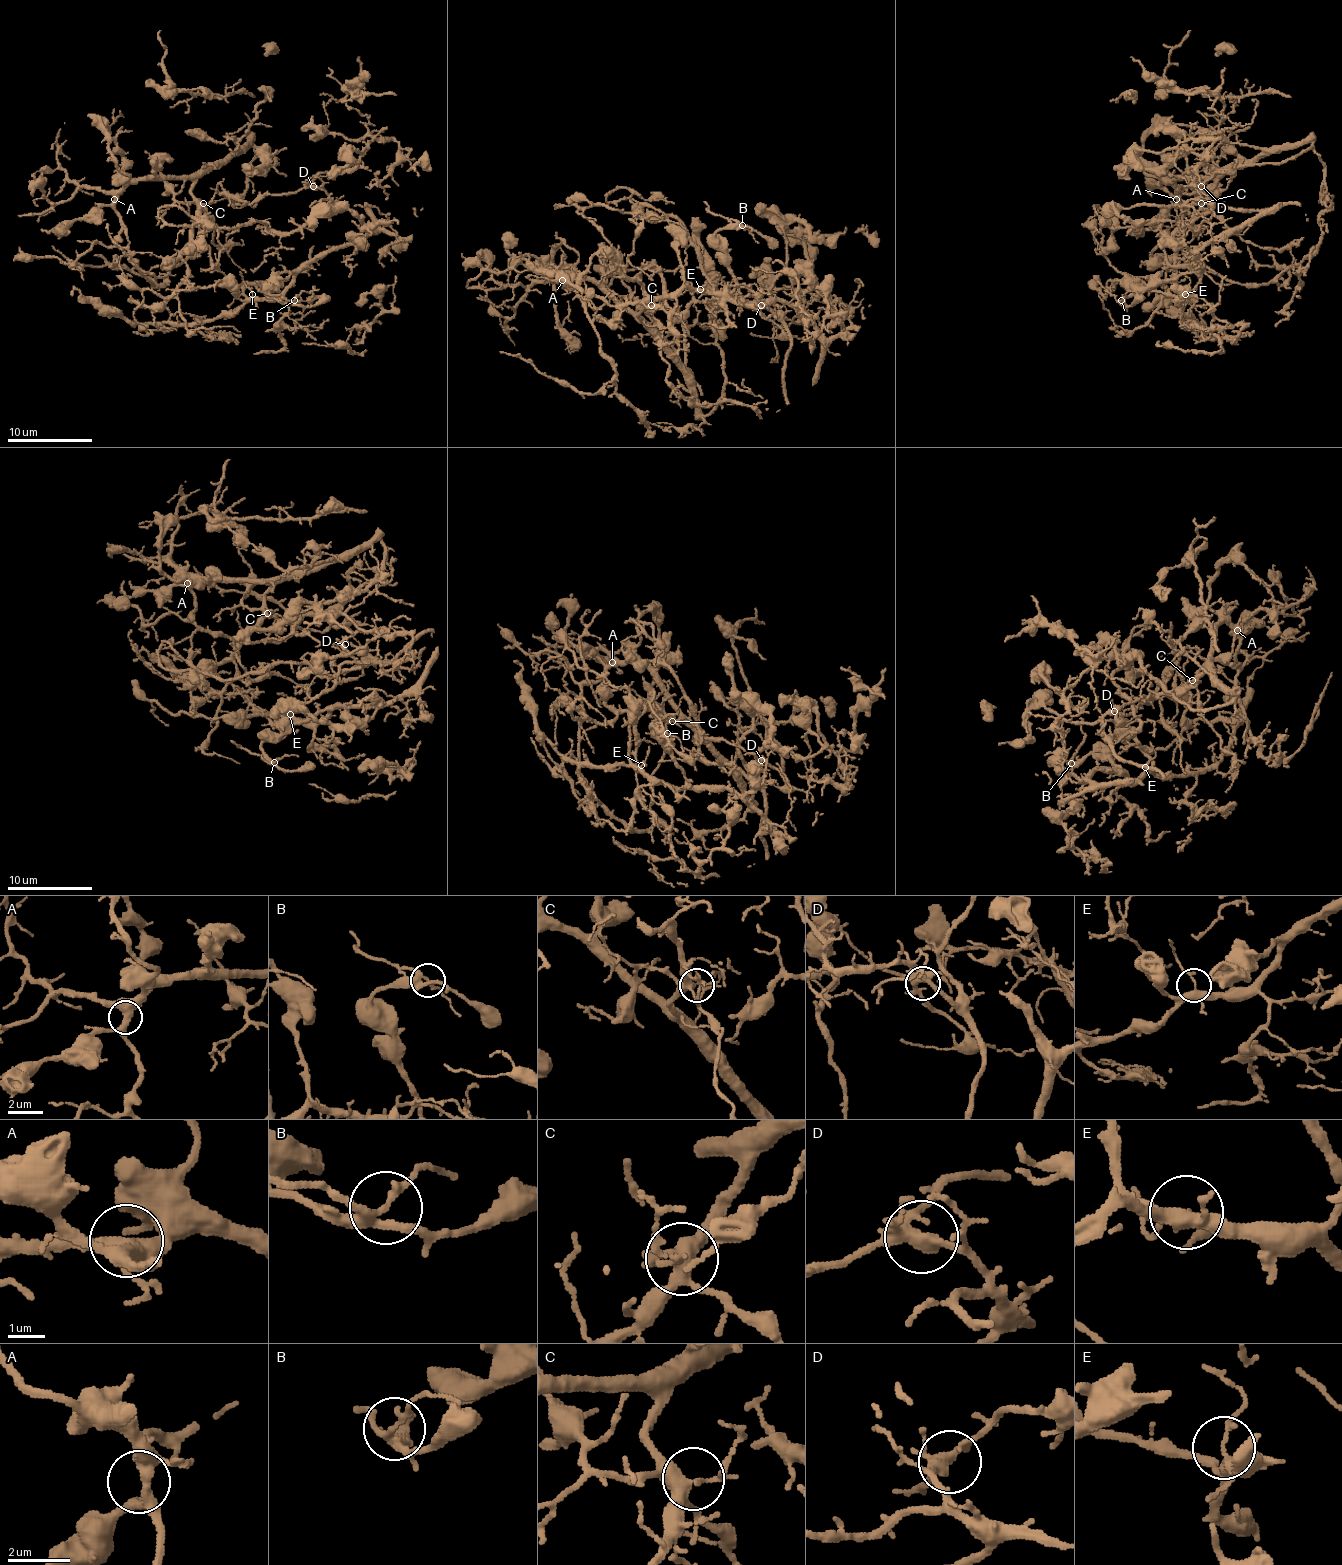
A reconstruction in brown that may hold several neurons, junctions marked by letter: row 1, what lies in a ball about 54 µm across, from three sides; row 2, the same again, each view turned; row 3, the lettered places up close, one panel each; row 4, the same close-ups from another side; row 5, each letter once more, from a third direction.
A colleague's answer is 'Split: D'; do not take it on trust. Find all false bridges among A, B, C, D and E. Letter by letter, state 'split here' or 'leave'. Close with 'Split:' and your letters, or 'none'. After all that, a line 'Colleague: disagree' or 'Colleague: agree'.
A: leave
B: leave
C: leave
D: leave
E: leave
Split: none
Colleague: disagree

